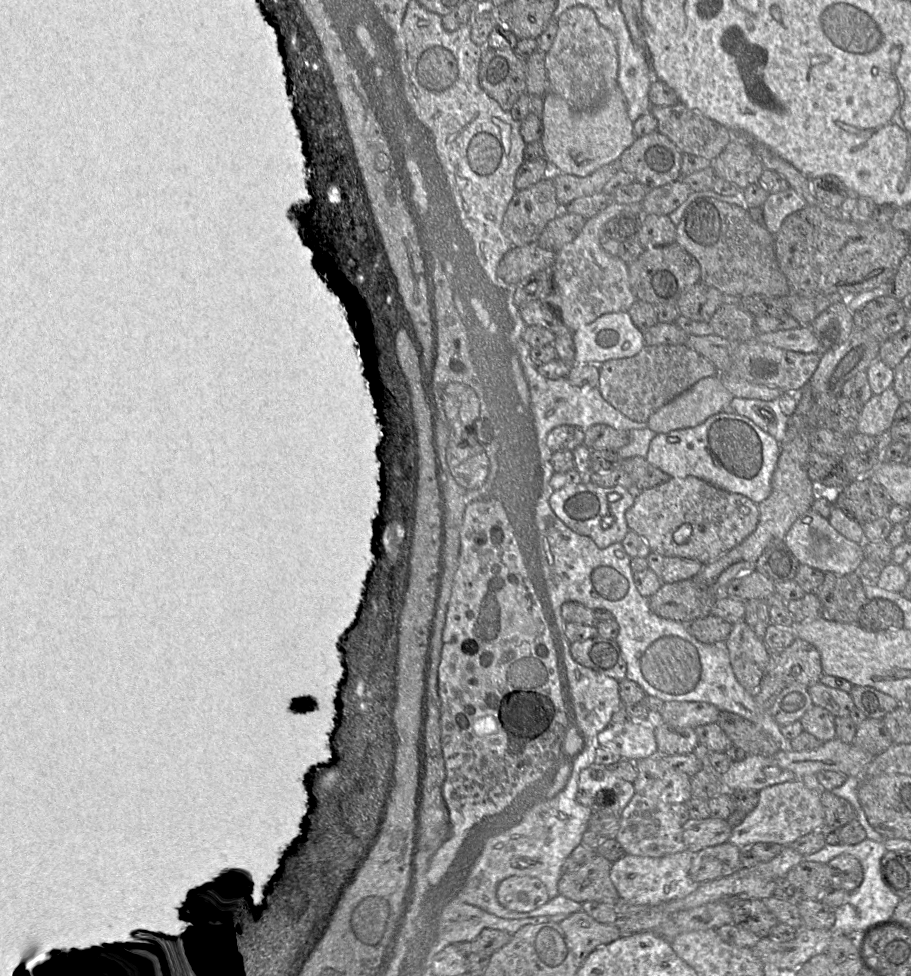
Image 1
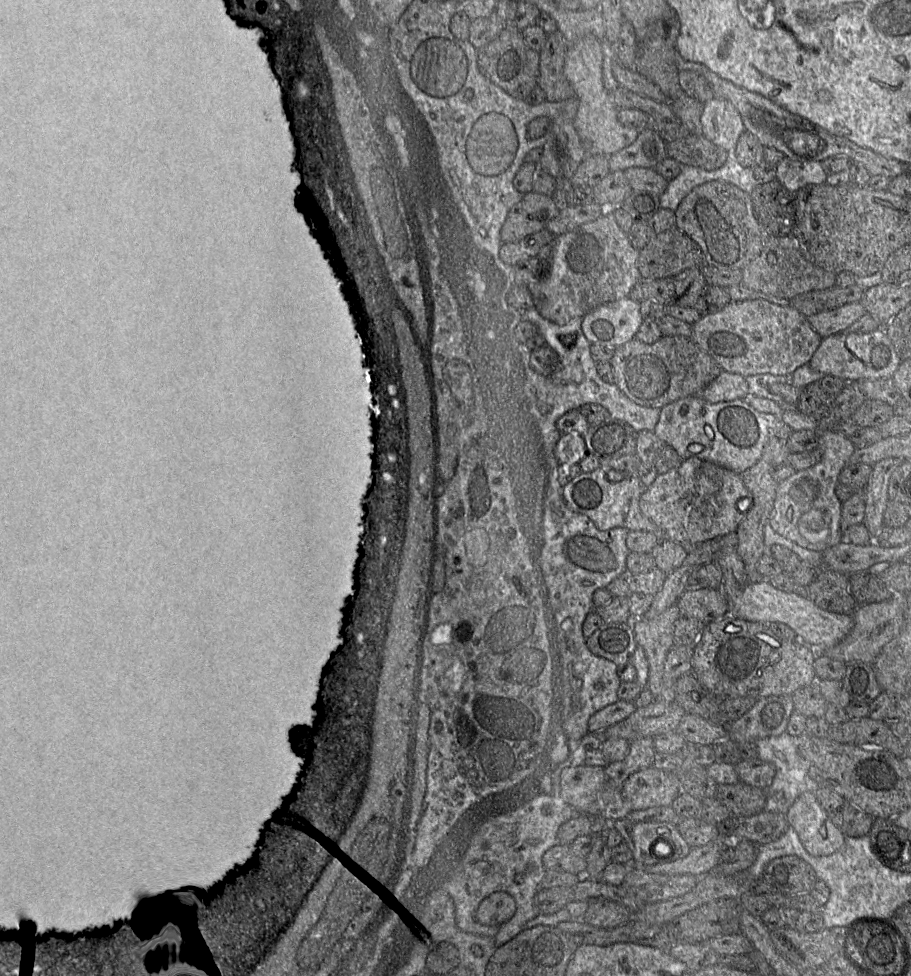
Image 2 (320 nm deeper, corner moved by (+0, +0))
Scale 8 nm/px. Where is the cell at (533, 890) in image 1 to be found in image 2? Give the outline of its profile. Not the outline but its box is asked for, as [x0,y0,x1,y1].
[475,891,515,926]

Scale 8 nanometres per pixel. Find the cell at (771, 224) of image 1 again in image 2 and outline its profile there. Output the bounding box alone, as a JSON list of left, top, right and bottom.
[776,157,827,193]

